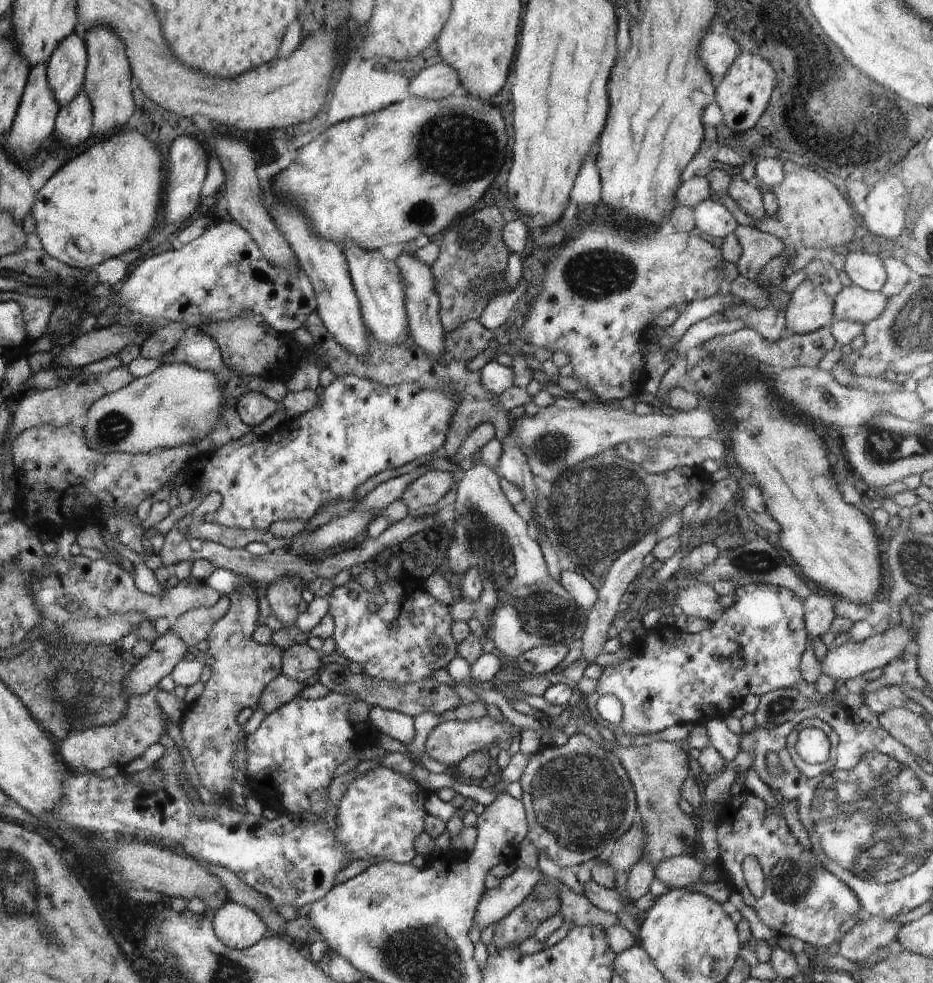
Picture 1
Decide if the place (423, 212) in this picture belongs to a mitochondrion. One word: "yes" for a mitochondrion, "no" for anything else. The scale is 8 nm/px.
yes

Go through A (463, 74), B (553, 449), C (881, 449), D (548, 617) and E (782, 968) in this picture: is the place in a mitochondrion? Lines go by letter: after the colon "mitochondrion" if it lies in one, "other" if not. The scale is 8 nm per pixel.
A: other
B: mitochondrion
C: mitochondrion
D: mitochondrion
E: other

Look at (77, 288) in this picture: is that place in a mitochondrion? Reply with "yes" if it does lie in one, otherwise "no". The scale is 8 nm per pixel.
no

